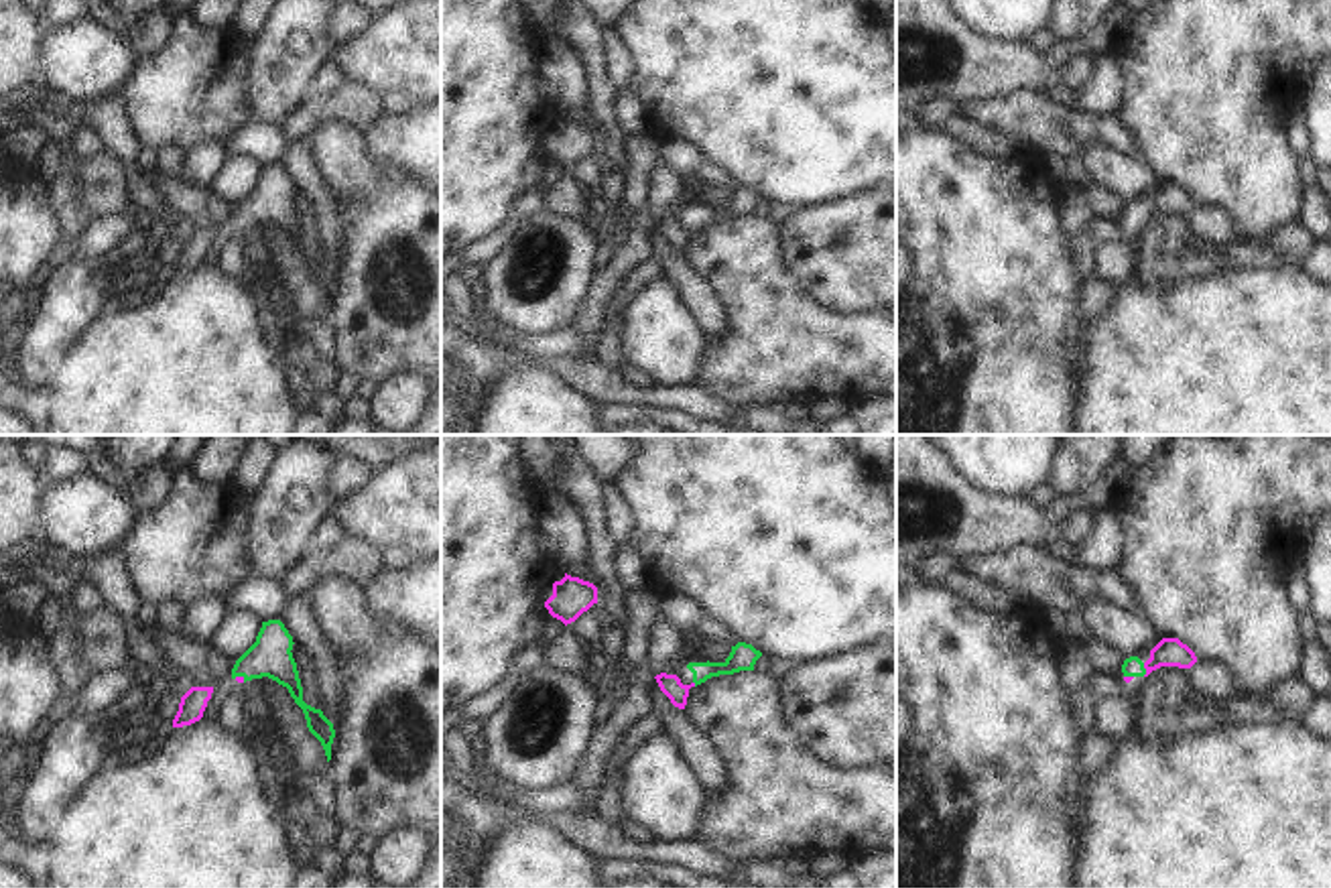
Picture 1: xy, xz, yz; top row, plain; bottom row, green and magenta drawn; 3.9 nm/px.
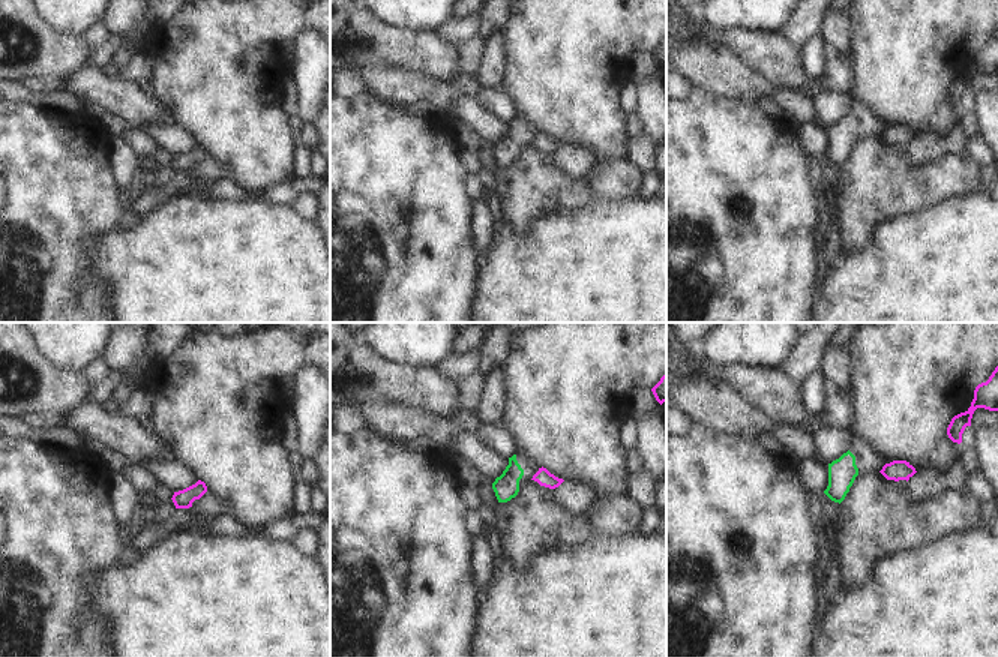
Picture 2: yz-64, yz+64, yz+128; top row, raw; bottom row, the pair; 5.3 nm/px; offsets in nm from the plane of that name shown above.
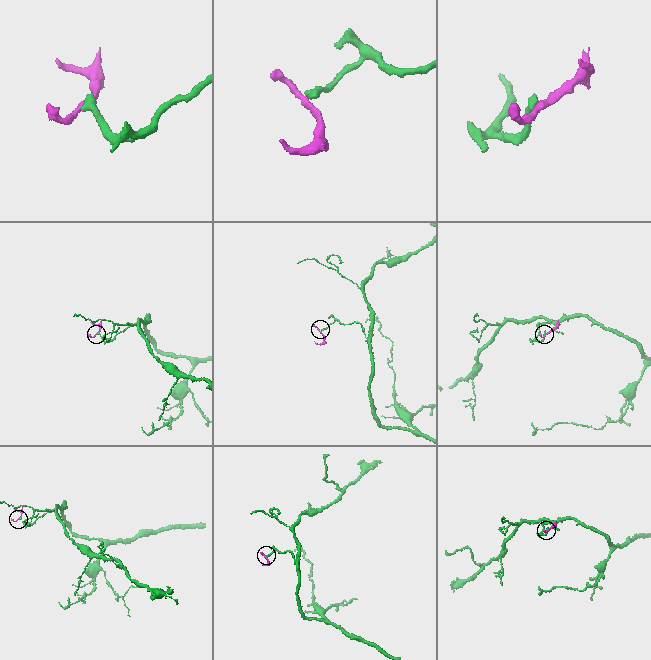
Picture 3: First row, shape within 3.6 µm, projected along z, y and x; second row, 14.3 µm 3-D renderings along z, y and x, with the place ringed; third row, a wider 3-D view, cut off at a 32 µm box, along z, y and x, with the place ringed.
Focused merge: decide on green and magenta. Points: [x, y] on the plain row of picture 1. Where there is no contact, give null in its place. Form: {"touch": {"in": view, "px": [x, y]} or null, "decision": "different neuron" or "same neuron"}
{"touch": {"in": "yz", "px": [1145, 214]}, "decision": "different neuron"}

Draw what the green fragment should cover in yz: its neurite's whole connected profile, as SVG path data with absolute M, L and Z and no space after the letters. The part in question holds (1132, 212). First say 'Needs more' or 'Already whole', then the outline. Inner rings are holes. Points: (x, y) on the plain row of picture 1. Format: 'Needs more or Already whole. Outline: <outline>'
Needs more. Outline: M1140 195L1138 201L1130 201L1122 209L1124 221L1130 221L1128 236L1136 236L1146 219L1144 207L1150 203L1150 195Z

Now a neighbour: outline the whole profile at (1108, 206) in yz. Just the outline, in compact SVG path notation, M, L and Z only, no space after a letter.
M1091 183L1087 189L1083 189L1083 193L1095 209L1095 219L1124 224L1122 209L1126 203L1118 195L1114 195L1105 187L1099 187L1097 183Z

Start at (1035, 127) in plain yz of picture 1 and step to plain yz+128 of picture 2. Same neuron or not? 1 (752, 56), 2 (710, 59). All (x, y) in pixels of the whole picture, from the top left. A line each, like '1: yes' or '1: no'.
1: no
2: yes

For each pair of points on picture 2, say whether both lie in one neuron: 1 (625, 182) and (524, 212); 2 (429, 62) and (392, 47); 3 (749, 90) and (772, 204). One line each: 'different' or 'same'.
1: same
2: same
3: different

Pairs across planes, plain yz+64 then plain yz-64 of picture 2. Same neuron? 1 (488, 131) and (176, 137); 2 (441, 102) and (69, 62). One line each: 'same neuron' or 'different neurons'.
1: same neuron
2: different neurons

